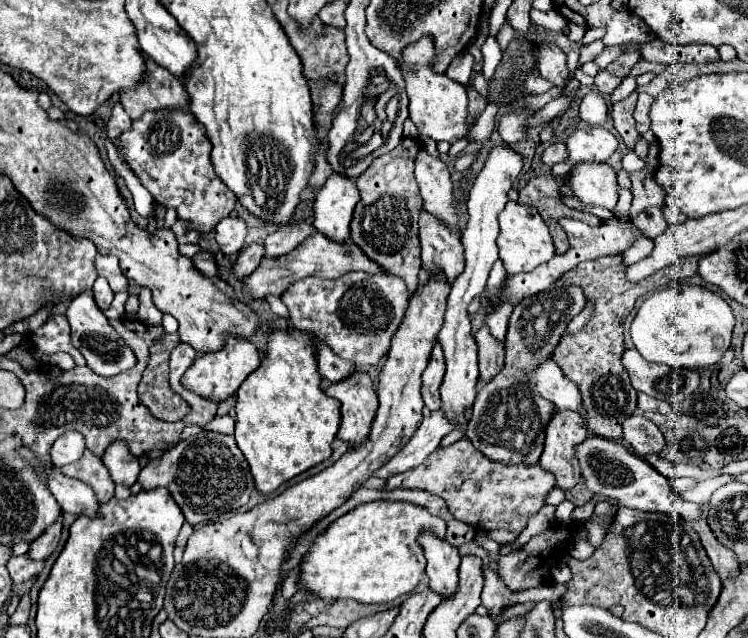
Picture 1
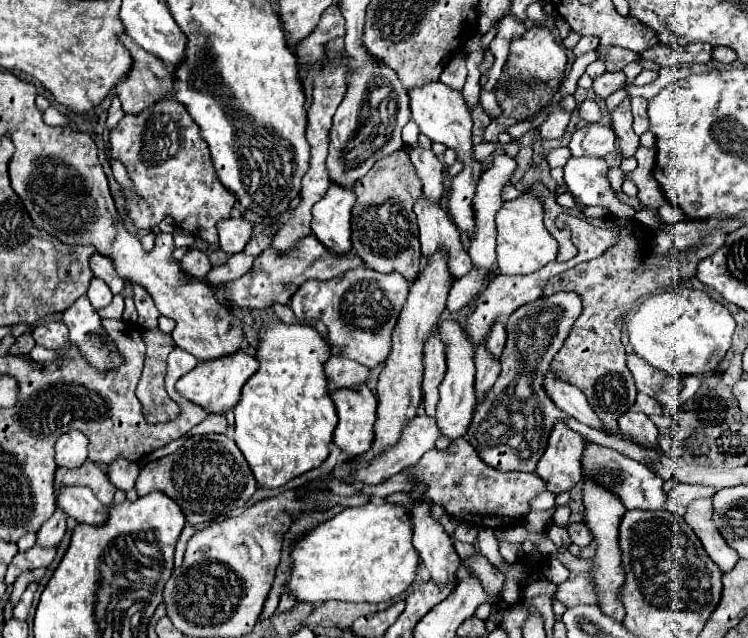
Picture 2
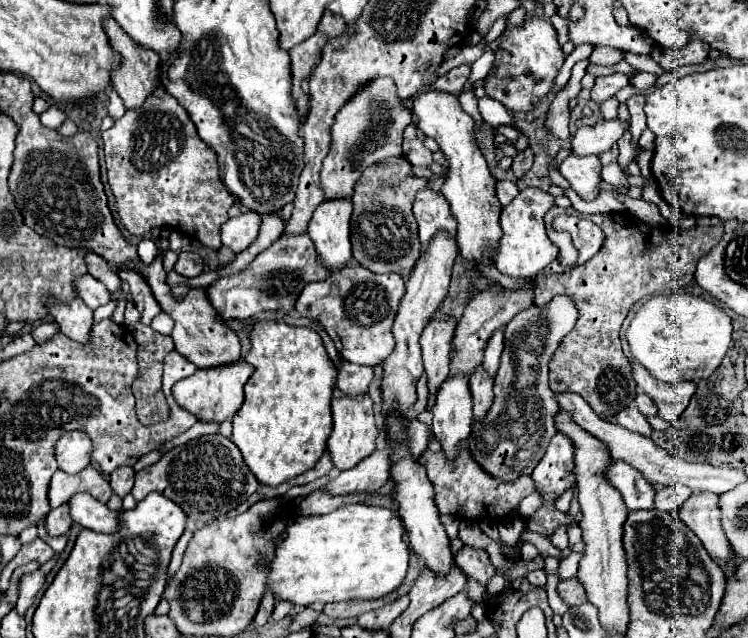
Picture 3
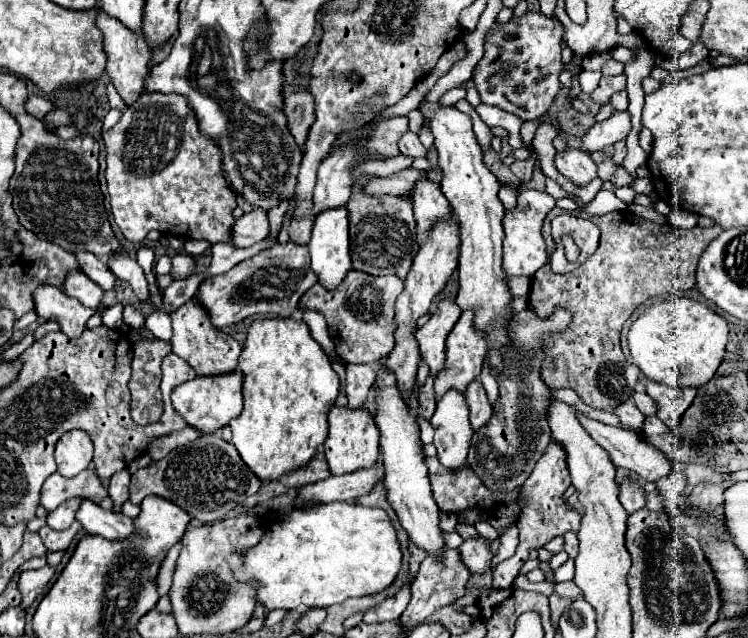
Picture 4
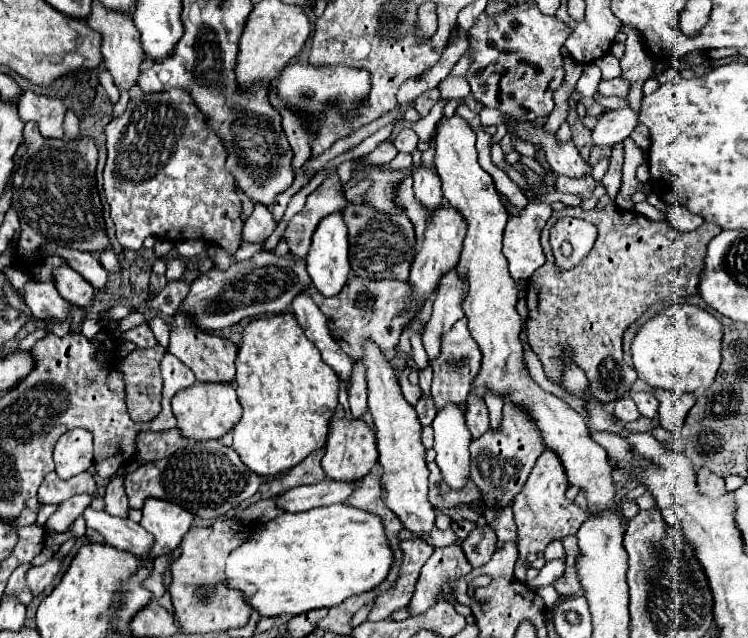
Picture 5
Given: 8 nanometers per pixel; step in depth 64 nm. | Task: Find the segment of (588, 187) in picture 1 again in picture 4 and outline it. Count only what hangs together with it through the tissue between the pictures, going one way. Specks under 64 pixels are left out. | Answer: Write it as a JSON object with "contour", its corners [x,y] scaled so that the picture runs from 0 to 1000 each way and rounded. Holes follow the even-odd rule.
{"contour":[[[754,232],[751,238],[743,238],[741,260],[751,276],[762,279],[773,292],[783,292],[797,279],[797,257],[791,254],[789,241],[770,232]]]}

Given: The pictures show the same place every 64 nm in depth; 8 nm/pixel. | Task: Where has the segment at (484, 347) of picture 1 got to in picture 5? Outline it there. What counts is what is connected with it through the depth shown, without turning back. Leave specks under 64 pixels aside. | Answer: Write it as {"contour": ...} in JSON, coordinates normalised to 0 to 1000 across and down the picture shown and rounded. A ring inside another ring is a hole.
{"contour":[[[626,621],[623,630],[623,668],[631,680],[631,690],[642,687],[652,674],[652,643],[644,627],[636,627],[636,621]]]}

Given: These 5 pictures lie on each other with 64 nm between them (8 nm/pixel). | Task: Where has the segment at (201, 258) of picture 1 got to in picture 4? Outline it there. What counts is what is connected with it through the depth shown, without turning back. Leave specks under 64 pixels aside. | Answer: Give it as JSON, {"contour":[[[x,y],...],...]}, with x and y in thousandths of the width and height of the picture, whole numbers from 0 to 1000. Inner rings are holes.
{"contour":[[[235,398],[235,401],[230,404],[227,433],[230,433],[233,439],[251,436],[251,433],[257,429],[257,423],[259,423],[259,408],[257,408],[257,401],[251,401],[251,398]]]}

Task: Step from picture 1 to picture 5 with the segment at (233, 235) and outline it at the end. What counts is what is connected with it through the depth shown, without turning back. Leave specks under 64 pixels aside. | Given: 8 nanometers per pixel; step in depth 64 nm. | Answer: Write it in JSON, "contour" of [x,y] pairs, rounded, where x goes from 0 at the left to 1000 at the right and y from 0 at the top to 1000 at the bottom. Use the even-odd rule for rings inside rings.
{"contour":[[[342,317],[337,339],[326,351],[326,376],[329,379],[353,379],[369,361],[369,354],[372,354],[372,348],[366,345],[361,326]]]}

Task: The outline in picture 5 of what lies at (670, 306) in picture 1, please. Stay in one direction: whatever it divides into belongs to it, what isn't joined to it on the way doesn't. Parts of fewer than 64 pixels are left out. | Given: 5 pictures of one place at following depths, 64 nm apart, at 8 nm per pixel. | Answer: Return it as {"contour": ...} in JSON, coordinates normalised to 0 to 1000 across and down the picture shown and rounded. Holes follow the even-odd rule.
{"contour":[[[902,476],[888,481],[853,517],[845,533],[845,574],[853,583],[853,592],[869,608],[936,621],[952,605],[963,577],[963,539],[965,508],[960,498],[925,476]]]}

